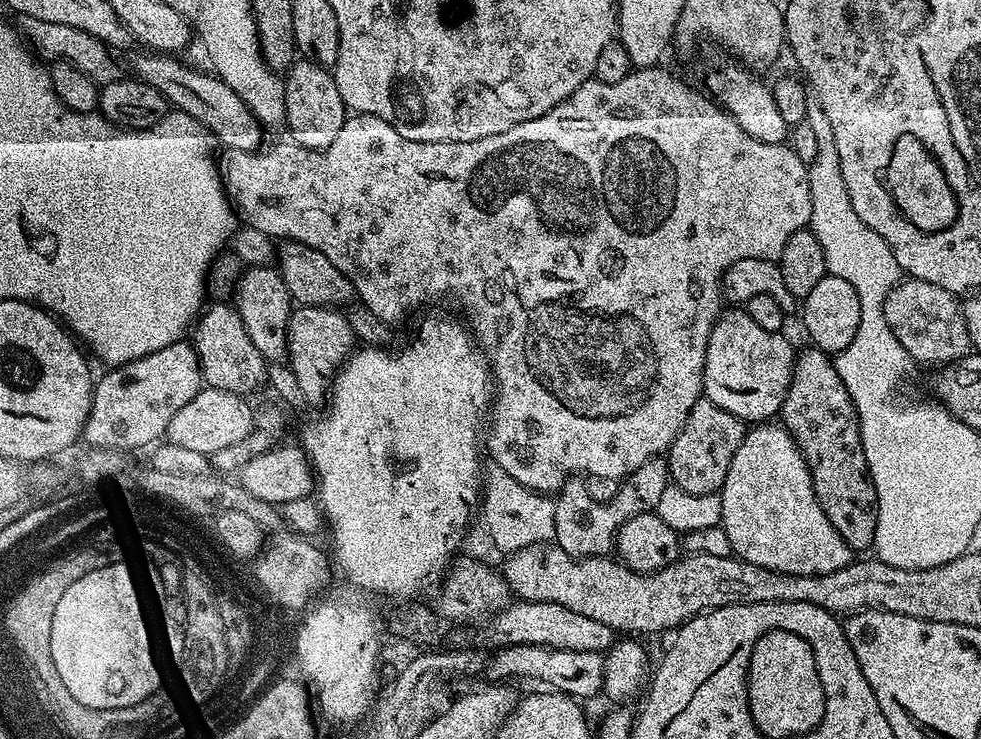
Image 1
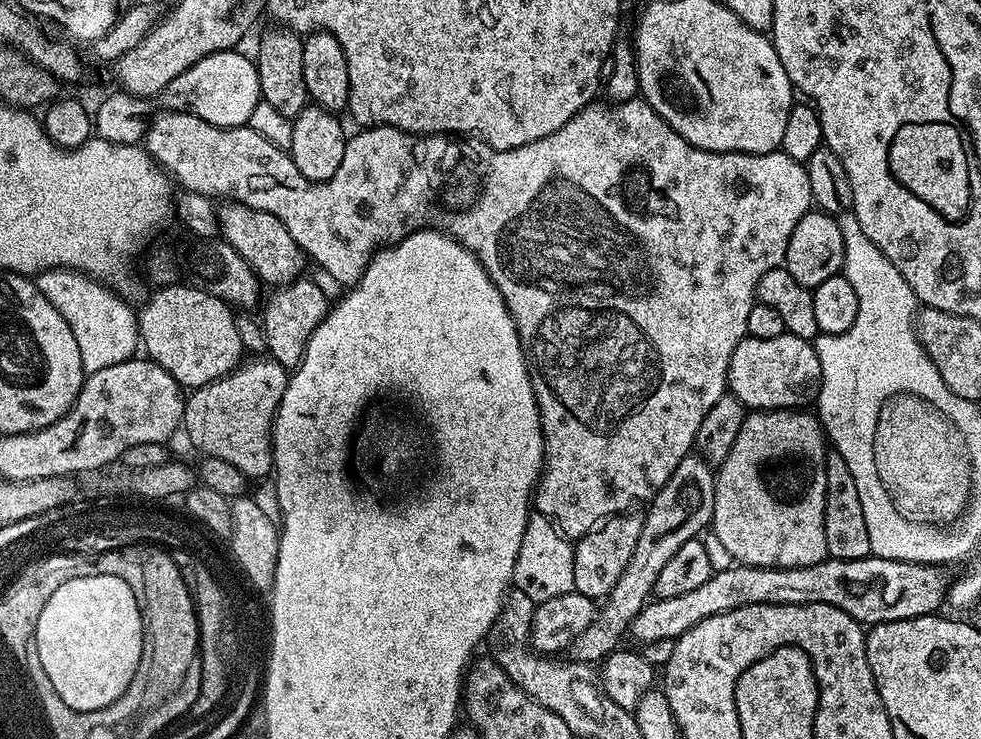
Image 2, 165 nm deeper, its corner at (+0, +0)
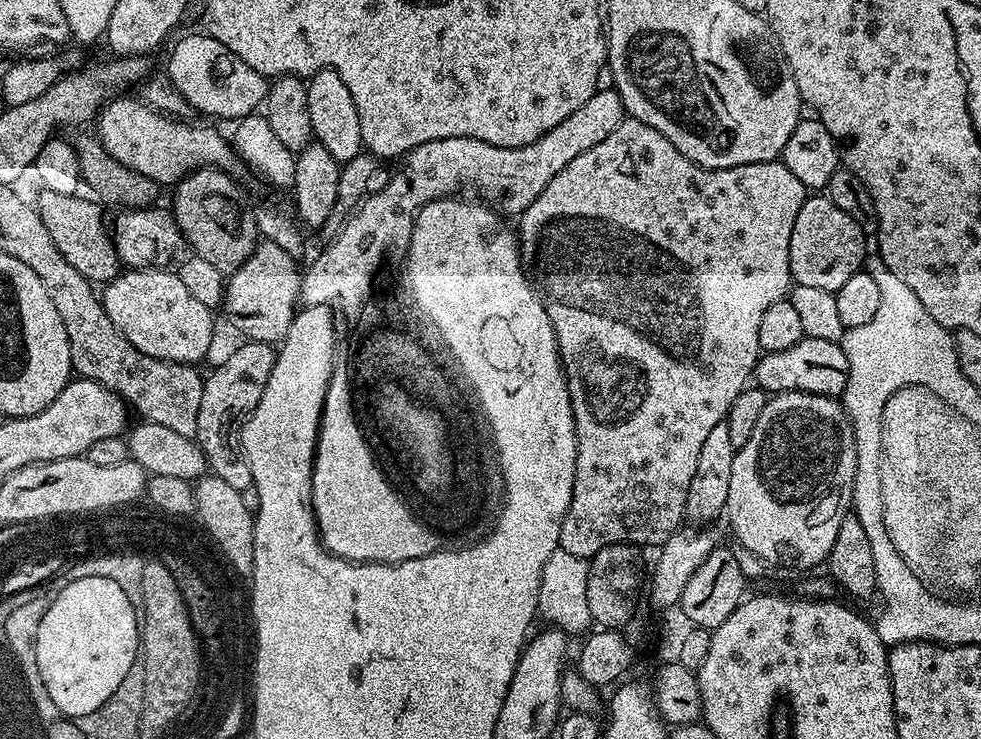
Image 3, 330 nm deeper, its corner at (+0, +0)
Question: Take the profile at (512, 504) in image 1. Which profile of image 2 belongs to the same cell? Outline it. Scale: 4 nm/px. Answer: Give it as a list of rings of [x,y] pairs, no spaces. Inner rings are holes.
[[[531,513],[522,546],[519,547],[519,556],[515,560],[515,570],[512,572],[515,589],[536,603],[560,597],[574,590],[574,564],[574,547],[571,541],[565,540],[544,515]]]

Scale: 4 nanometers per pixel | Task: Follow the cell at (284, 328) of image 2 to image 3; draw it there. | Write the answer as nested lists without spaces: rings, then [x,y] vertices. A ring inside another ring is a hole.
[[[261,239],[256,248],[246,258],[246,262],[238,271],[227,277],[224,286],[224,302],[222,312],[228,315],[228,320],[244,335],[243,339],[258,344],[279,345],[284,336],[290,330],[290,322],[296,317],[300,299],[301,269],[298,267],[297,257],[286,254],[286,250],[274,246],[274,242]]]

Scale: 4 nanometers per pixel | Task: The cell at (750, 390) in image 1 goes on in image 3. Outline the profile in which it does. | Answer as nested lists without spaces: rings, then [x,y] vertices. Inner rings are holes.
[[[809,336],[790,346],[790,350],[763,353],[756,361],[754,373],[755,383],[769,394],[809,392],[833,398],[843,397],[847,377],[846,354],[841,350],[839,343],[826,338],[810,338]]]

